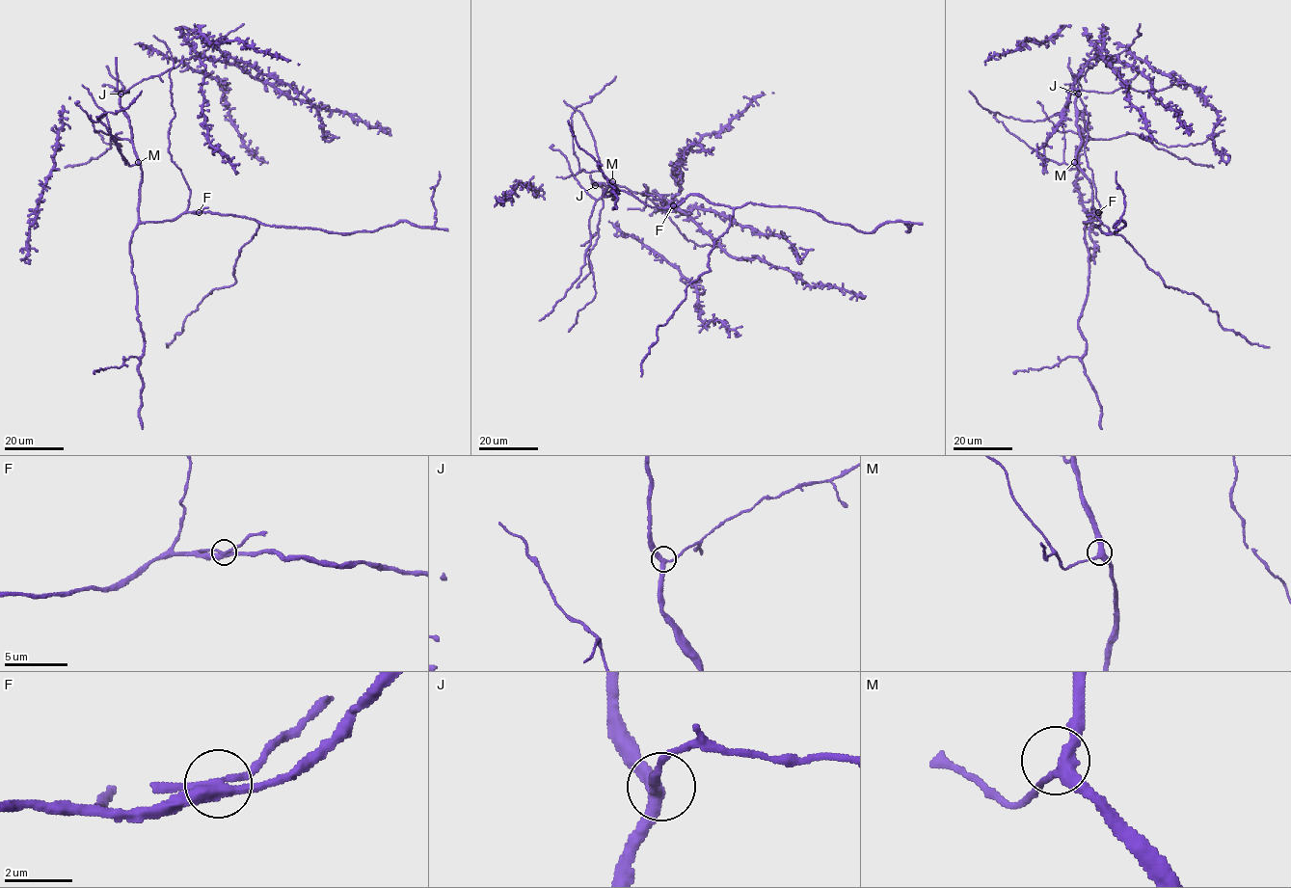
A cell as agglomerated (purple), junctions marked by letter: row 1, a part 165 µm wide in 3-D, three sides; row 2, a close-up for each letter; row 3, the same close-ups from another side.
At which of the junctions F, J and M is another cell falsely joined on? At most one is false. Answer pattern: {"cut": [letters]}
{"cut": ["F"]}

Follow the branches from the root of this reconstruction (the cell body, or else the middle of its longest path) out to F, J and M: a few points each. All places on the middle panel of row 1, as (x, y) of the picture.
F: (633, 197), (651, 206), (672, 205)
J: (633, 197), (616, 191), (613, 200), (616, 197), (613, 182), (606, 188), (604, 184), (595, 182), (595, 185)
M: (633, 197), (616, 191), (613, 200), (616, 188), (612, 181)

